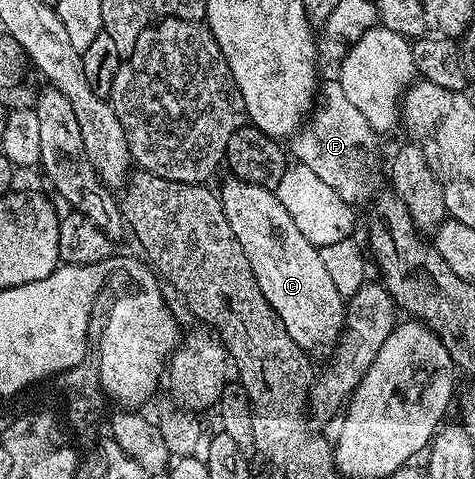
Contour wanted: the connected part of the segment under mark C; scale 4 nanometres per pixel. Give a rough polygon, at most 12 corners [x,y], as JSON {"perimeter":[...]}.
{"perimeter":[[274,189],[217,193],[257,288],[312,356],[334,351],[345,297]]}

